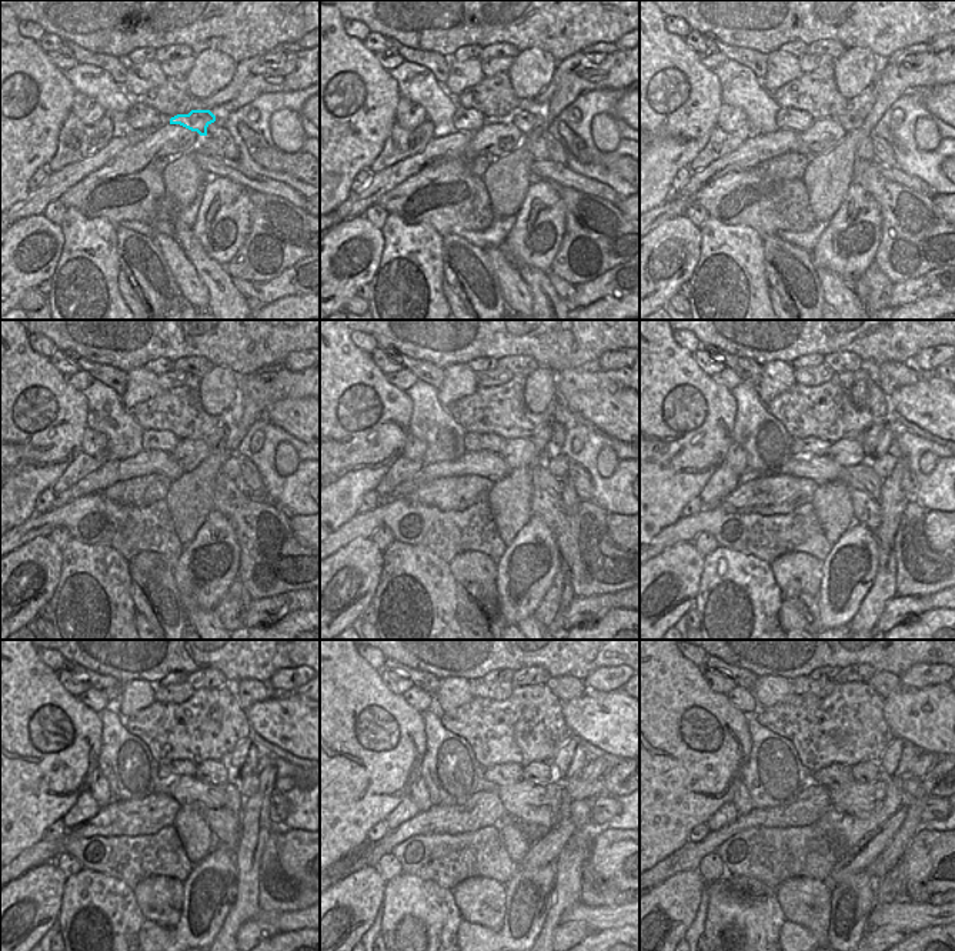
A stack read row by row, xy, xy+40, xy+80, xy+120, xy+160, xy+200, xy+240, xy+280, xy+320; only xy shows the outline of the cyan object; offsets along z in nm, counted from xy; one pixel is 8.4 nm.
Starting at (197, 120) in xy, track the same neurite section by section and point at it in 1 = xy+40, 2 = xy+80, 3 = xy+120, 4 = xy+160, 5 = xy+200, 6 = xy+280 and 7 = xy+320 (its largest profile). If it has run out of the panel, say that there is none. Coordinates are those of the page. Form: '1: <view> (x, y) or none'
1: xy+40 (524, 120)
2: xy+80 (851, 120)
3: xy+120 (217, 440)
4: xy+160 (548, 440)
5: xy+200 (875, 440)
6: xy+280 (570, 760)
7: xy+320 (898, 758)

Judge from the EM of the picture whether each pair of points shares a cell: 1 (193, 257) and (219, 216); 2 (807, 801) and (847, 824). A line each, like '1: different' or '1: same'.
1: different
2: different

